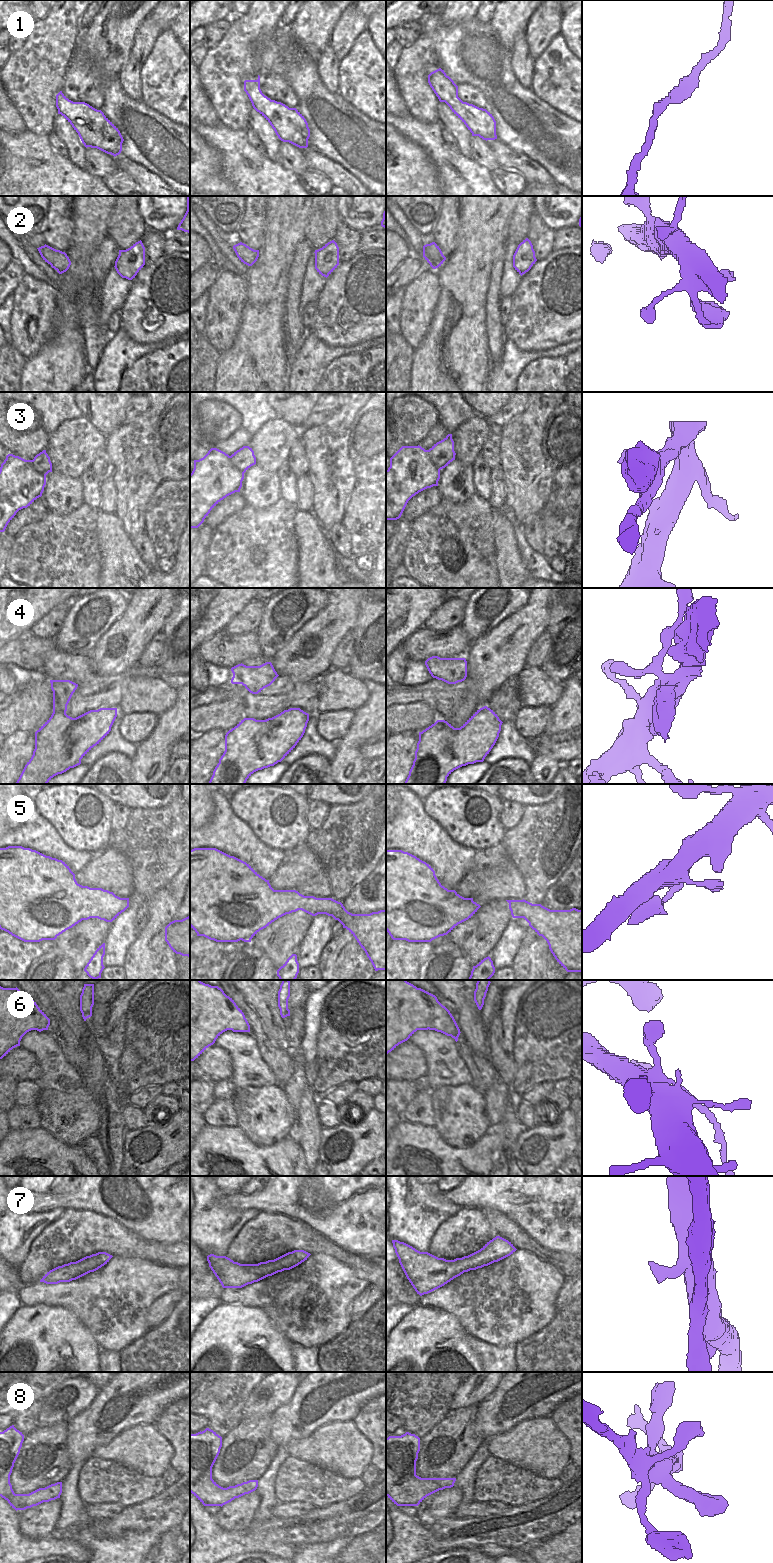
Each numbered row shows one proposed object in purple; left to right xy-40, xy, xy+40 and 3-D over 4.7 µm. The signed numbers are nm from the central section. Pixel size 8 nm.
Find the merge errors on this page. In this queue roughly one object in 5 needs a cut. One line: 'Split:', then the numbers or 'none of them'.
Split: 6

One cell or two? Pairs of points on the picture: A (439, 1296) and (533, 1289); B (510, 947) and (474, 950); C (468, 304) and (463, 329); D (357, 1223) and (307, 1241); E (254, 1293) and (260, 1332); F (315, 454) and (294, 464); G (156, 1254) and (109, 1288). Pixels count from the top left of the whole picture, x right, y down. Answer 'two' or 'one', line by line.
A: one
B: two
C: one
D: two
E: two
F: two
G: two

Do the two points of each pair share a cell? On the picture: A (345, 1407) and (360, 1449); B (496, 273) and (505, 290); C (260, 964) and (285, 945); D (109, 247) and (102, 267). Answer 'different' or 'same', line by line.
A: different
B: different
C: different
D: same

